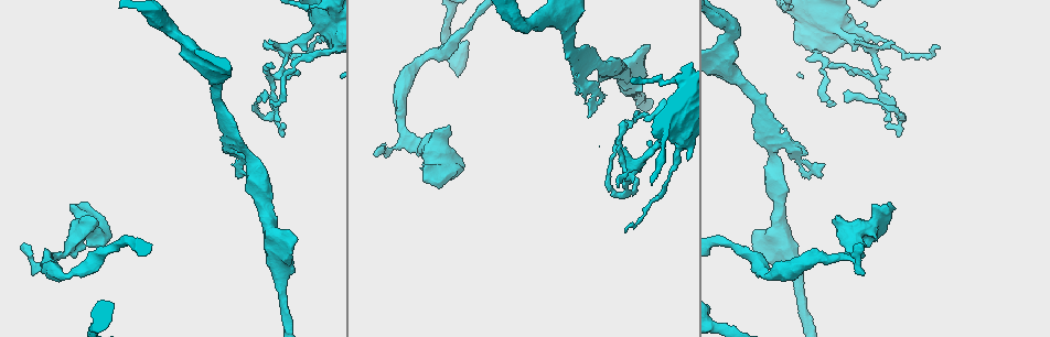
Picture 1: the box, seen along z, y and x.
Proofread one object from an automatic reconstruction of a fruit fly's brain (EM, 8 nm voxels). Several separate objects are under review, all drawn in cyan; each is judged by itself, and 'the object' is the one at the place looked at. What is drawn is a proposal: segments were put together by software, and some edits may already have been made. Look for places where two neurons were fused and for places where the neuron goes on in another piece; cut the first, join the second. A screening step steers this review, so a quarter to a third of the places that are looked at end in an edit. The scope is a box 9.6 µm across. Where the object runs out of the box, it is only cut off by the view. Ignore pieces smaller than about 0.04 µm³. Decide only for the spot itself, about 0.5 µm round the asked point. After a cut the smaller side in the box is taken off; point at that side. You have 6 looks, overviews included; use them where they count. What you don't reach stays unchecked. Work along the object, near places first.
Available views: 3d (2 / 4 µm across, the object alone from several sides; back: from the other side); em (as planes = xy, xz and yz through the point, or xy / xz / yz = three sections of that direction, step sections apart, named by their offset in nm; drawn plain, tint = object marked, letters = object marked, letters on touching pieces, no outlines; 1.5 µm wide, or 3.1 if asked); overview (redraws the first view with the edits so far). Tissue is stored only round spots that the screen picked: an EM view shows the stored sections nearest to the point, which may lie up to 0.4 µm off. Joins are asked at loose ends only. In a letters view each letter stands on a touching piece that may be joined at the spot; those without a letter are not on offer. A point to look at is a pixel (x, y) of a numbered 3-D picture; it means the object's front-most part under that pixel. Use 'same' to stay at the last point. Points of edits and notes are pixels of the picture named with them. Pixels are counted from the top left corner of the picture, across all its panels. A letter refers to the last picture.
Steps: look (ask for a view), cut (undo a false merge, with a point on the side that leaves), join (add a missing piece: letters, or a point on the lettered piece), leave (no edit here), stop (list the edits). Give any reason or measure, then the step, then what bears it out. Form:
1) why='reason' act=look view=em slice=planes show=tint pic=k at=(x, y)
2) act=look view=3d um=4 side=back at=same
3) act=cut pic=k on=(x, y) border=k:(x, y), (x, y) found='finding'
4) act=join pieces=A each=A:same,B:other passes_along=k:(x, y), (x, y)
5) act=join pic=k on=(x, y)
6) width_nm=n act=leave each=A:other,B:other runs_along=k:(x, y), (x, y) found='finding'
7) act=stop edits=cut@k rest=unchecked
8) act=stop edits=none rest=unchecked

why='branch stops here' act=look view=3d um=2 pic=1 at=(375, 152)

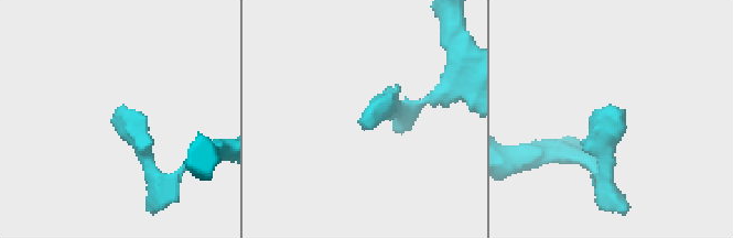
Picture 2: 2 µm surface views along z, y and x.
why='now the EM' act=look view=em slice=planes show=letters pic=2 at=(124, 104)

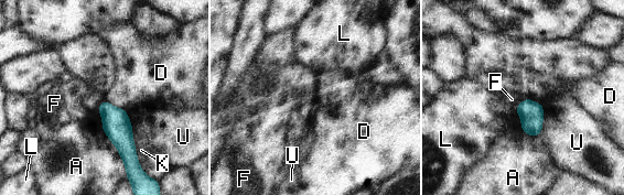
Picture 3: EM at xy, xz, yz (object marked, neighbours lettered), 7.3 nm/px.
act=leave each=A:other,D:other,F:other,K:other,L:other,U:other border=3:(105, 99), (127, 111) found='no lettered piece goes on from it'

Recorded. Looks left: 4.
why='three-way junction' act=look view=3d um=2 pic=1 at=(770, 148)

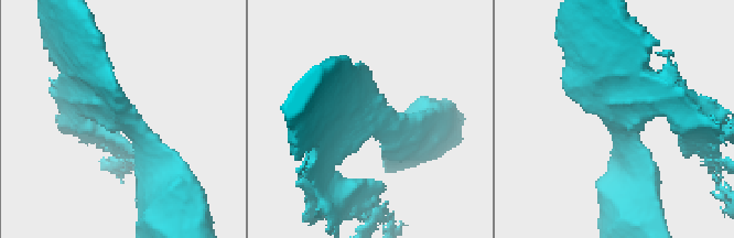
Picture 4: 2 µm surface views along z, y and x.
act=look view=em slice=planes show=letters pic=4 at=(127, 122)

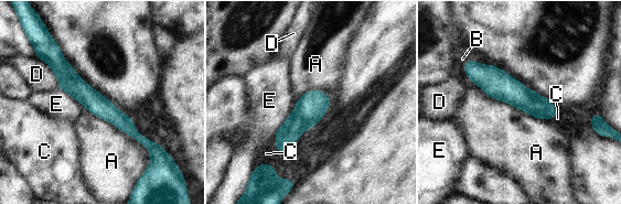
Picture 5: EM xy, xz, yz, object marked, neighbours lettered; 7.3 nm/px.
act=leave each=A:other,B:other,C:other,D:other,E:other found='one neuron here'

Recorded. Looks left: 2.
act=look view=3d um=4 pic=1 at=(269, 40)

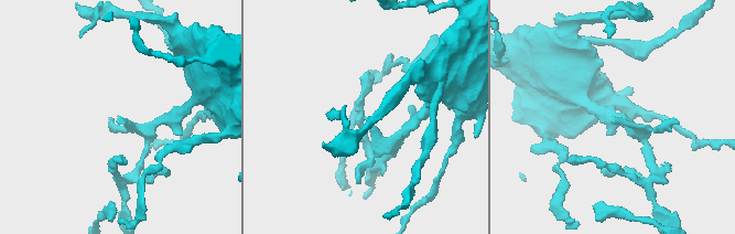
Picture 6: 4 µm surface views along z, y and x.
why='shape alone is not enough' act=look view=em slice=planes show=letters pic=6 at=(118, 118)

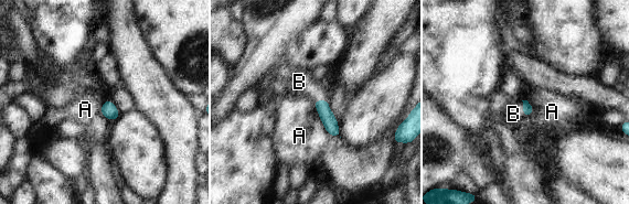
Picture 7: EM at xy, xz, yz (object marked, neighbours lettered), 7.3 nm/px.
act=join pieces=B each=A:other,B:same passes_along=7:(528, 108), (523, 109), (513, 114) found='the neuron continues'

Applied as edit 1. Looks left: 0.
act=stop edits=join@7 rest=unchecked

